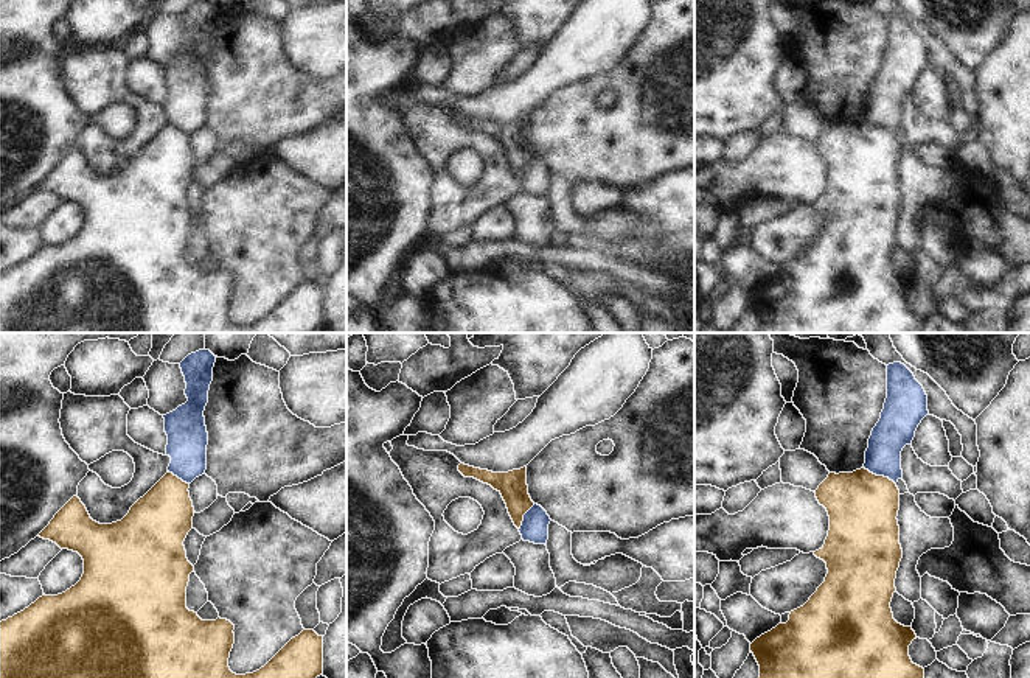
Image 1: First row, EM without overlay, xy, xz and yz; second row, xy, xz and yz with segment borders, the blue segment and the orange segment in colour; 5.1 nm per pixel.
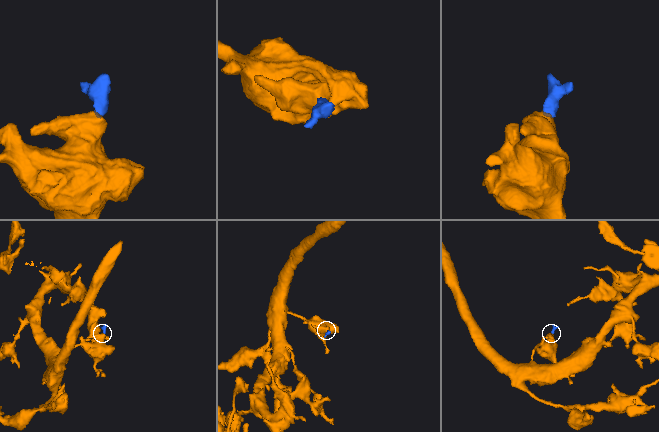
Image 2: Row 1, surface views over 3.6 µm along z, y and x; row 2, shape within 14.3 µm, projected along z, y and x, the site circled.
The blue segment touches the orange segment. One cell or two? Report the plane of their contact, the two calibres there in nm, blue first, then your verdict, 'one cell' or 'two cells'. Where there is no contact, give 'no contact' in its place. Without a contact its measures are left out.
meets blue in yz; 200 nm thick on the blue side, 360 nm on the other; two cells

